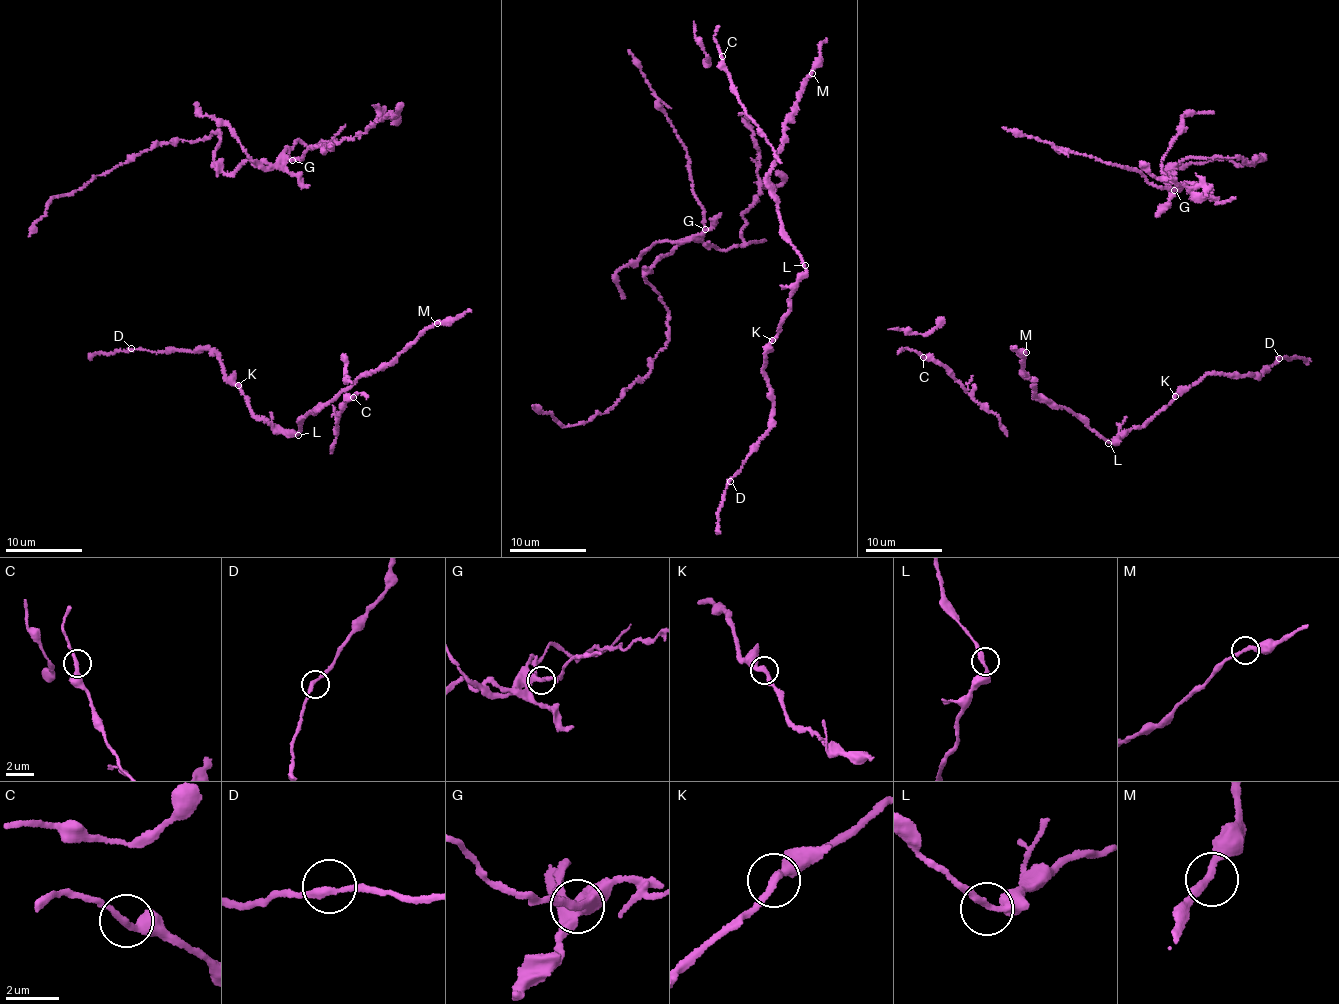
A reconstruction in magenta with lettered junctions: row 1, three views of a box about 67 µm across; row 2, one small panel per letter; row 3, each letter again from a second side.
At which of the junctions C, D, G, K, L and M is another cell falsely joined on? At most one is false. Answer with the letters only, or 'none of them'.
G

